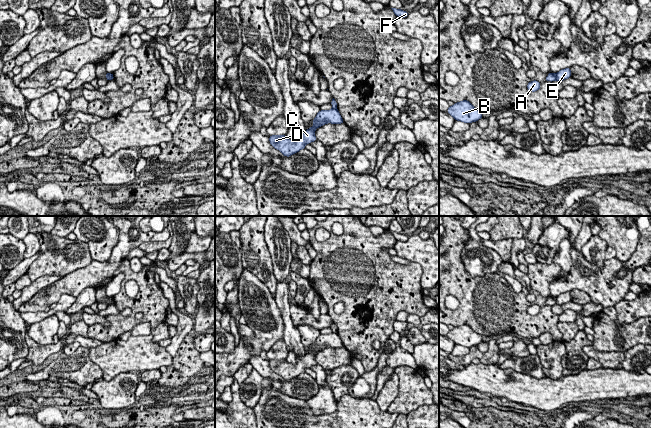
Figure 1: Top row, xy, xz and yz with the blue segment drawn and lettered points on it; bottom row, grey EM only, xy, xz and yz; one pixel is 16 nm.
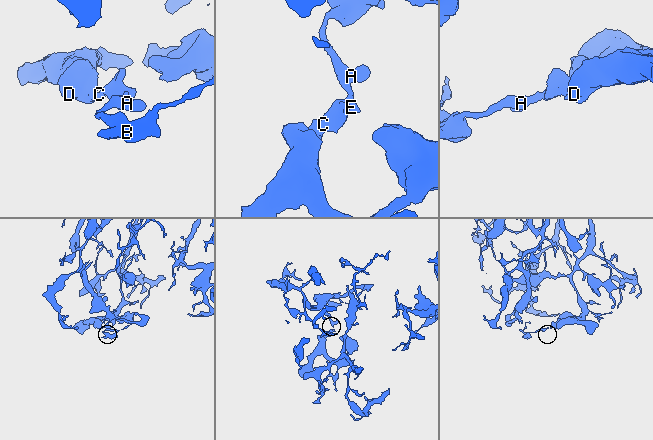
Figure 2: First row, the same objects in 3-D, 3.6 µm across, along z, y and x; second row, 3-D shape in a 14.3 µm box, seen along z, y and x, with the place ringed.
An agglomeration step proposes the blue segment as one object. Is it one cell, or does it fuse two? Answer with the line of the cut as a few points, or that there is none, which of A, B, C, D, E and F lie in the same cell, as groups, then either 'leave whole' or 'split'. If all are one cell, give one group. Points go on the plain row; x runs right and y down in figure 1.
yz (556, 298), (555, 303) | A B F / C D E | split

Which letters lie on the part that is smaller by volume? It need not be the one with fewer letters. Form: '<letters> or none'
A, B, F

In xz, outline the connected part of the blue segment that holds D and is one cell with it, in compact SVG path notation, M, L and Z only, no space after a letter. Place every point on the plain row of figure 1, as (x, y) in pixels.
M337 333L320 334L316 341L313 343L314 349L309 351L305 356L298 357L296 364L290 364L286 359L271 359L269 366L273 372L279 374L284 380L290 381L302 373L305 373L307 368L317 364L315 355L317 352L331 347L342 348L344 347Z

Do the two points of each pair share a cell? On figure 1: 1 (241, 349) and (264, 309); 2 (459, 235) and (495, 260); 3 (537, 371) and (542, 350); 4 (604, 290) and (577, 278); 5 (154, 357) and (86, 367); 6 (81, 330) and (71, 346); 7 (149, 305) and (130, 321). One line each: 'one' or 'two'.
1: one
2: two
3: two
4: one
5: two
6: one
7: one

